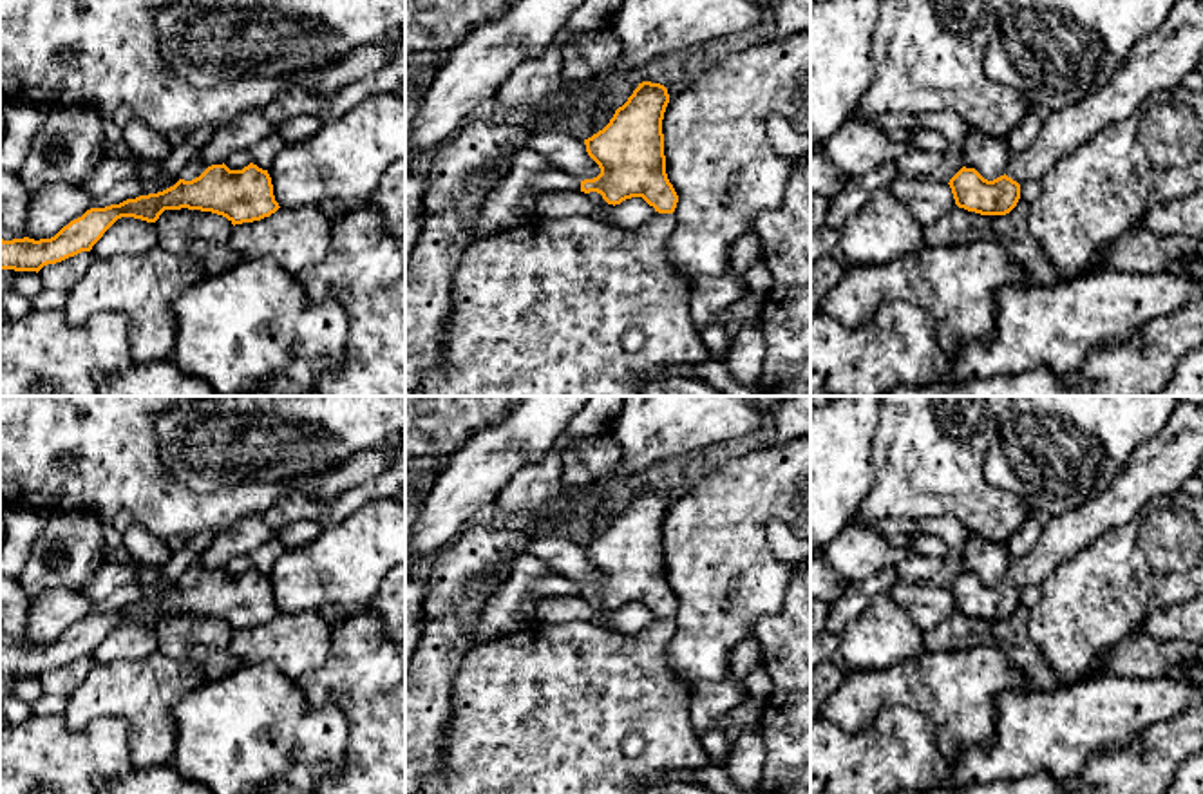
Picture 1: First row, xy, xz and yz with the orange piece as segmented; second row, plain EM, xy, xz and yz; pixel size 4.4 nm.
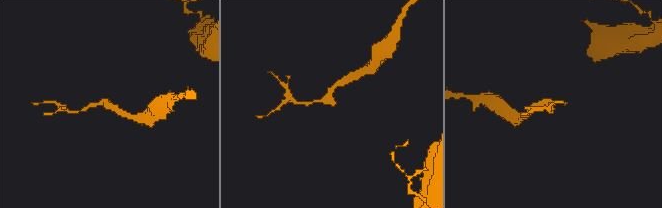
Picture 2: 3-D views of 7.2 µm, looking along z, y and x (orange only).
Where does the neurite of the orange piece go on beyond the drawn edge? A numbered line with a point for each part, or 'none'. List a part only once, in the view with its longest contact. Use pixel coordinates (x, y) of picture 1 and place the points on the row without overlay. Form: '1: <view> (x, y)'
1: xy (196, 570)

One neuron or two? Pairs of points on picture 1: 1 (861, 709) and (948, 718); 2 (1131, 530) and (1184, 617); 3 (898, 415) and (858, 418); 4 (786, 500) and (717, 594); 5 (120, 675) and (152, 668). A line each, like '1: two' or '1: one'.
1: one
2: two
3: two
4: one
5: one

